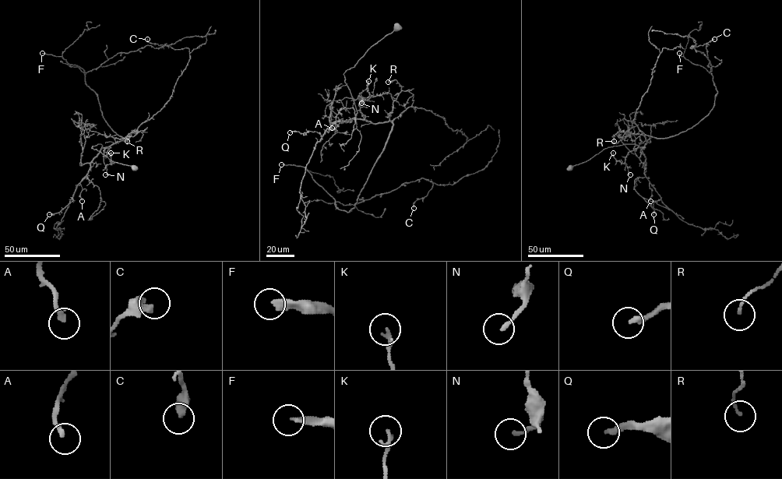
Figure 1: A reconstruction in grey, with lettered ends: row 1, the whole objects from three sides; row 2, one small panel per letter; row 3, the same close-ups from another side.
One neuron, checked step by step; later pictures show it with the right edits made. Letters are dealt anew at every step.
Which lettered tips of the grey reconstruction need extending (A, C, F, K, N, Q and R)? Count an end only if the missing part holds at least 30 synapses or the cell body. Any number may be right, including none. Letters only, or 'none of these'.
F, Q

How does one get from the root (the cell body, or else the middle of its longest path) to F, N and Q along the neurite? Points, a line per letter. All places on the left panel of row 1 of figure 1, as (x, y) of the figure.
F: (134, 168), (91, 148), (108, 147), (131, 135), (119, 135), (104, 120), (84, 70), (61, 56), (42, 53)
N: (134, 168), (113, 162), (91, 148), (97, 144), (102, 145), (101, 149), (107, 147), (103, 150), (105, 174)
Q: (134, 168), (113, 162), (92, 149), (93, 146), (102, 146), (76, 187), (73, 201), (60, 212), (49, 214)

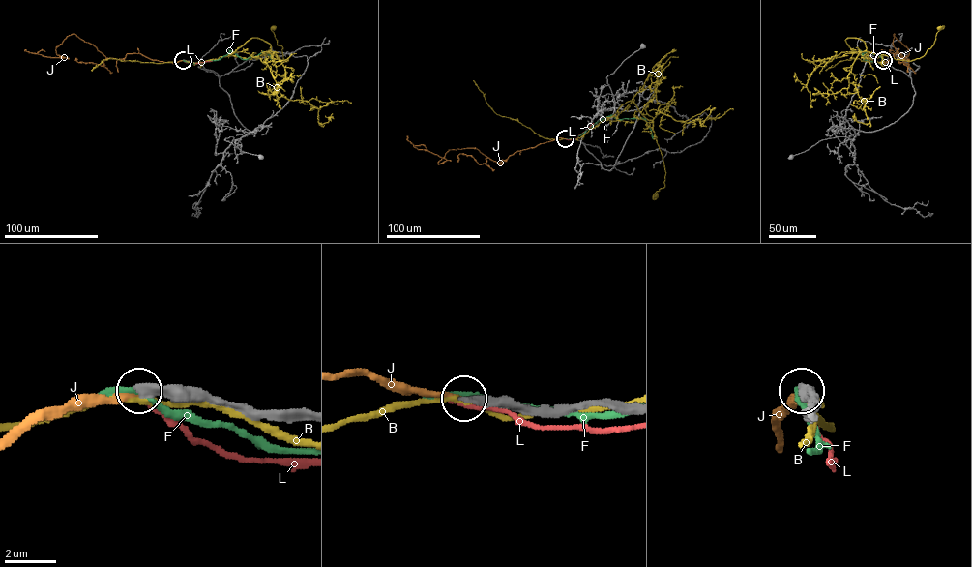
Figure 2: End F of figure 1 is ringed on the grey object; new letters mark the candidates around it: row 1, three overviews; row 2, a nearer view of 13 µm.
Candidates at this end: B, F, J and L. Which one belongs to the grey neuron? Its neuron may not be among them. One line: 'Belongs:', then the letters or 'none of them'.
Belongs: J

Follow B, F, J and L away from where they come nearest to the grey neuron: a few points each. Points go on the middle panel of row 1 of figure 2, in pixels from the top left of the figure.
B: (565, 138), (580, 137), (632, 101), (653, 121), (662, 156), (664, 186), (655, 195)
F: (565, 138), (580, 134), (608, 116), (619, 119), (642, 118), (654, 135)
J: (565, 138), (517, 151), (501, 164), (470, 148), (450, 150), (438, 164), (446, 160), (413, 146), (427, 149)
L: (565, 138), (574, 139), (594, 123)

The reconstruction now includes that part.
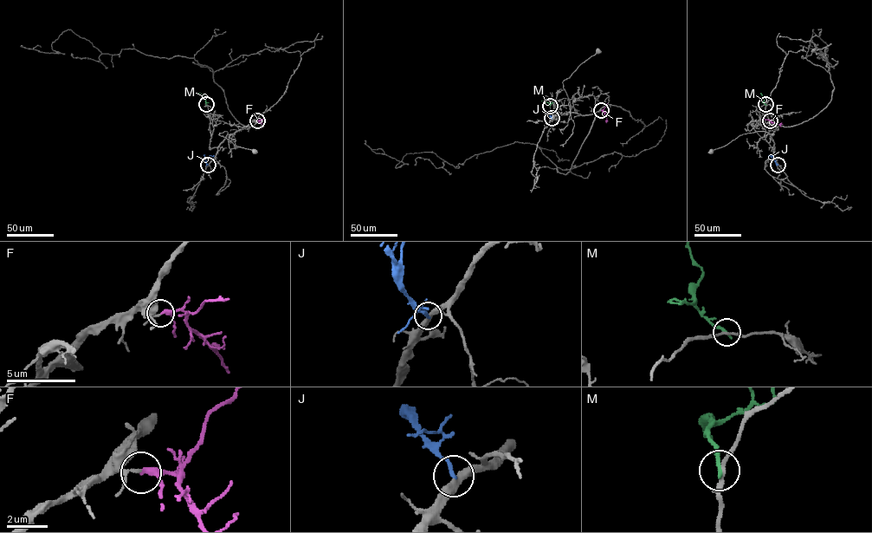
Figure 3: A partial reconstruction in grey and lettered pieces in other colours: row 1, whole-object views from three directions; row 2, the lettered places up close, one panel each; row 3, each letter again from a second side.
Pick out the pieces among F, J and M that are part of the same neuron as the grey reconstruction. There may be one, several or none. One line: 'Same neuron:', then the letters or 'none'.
Same neuron: F

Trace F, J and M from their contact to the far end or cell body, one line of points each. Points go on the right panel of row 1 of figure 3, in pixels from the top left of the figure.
F: (770, 120), (782, 124)
J: (778, 165), (775, 157), (768, 155)
M: (765, 105), (760, 94)

